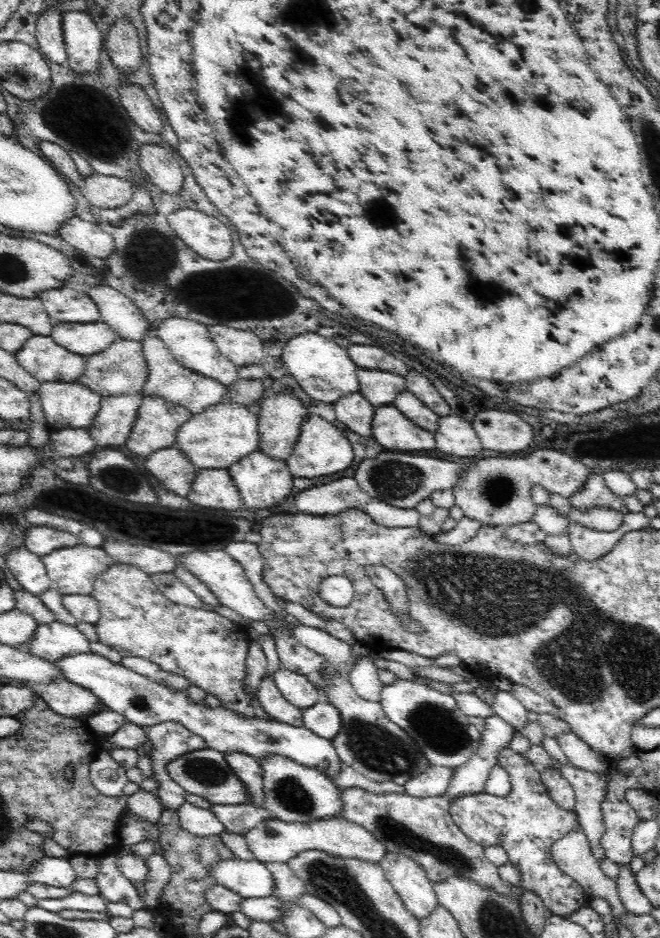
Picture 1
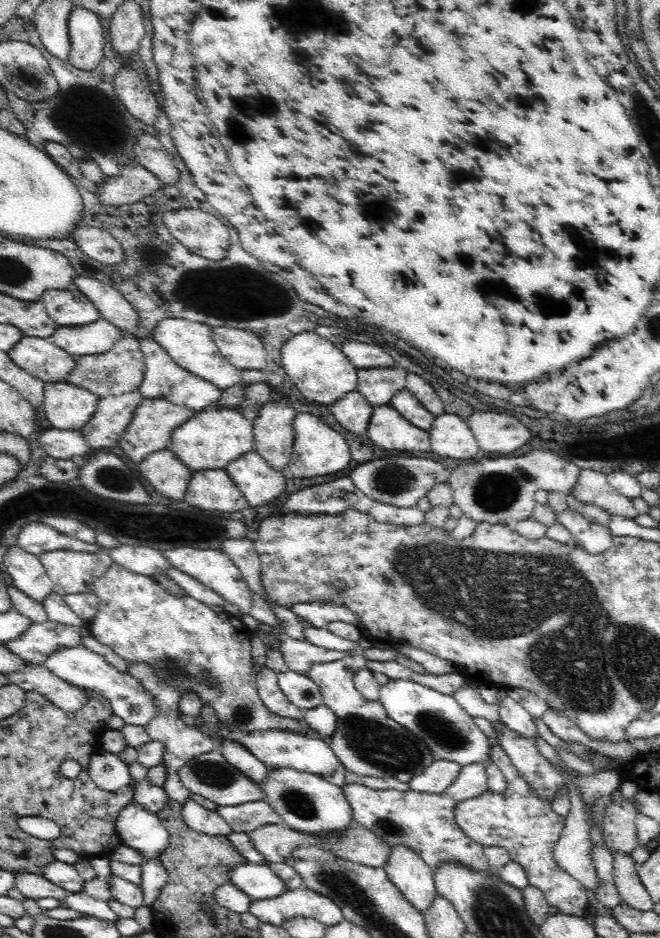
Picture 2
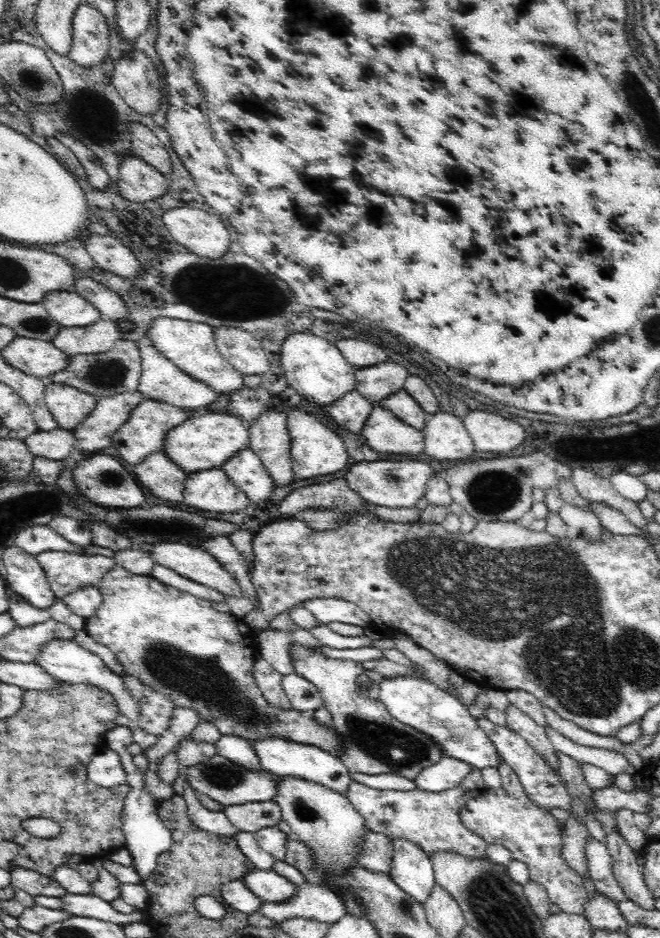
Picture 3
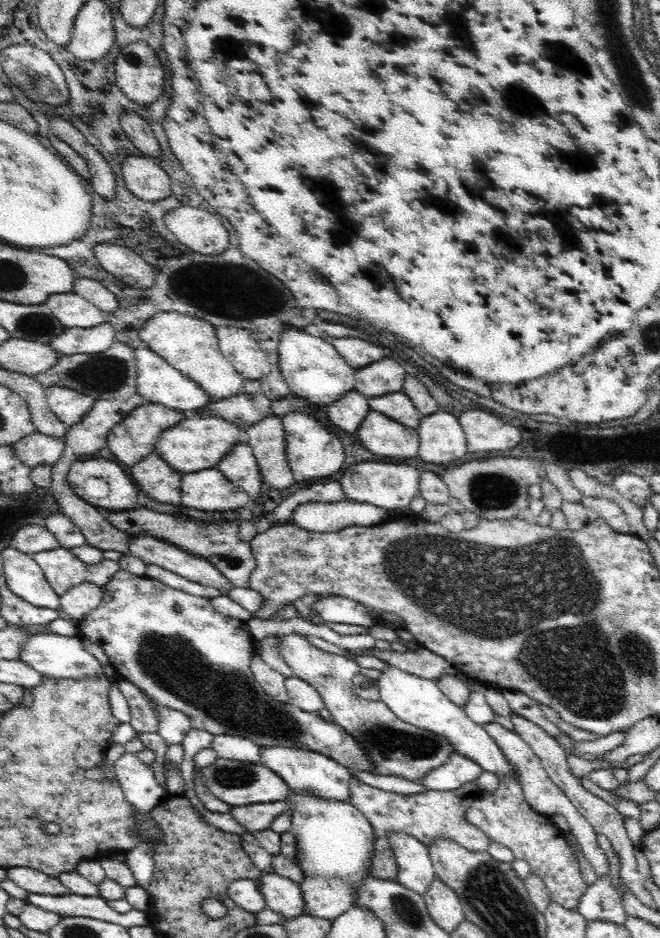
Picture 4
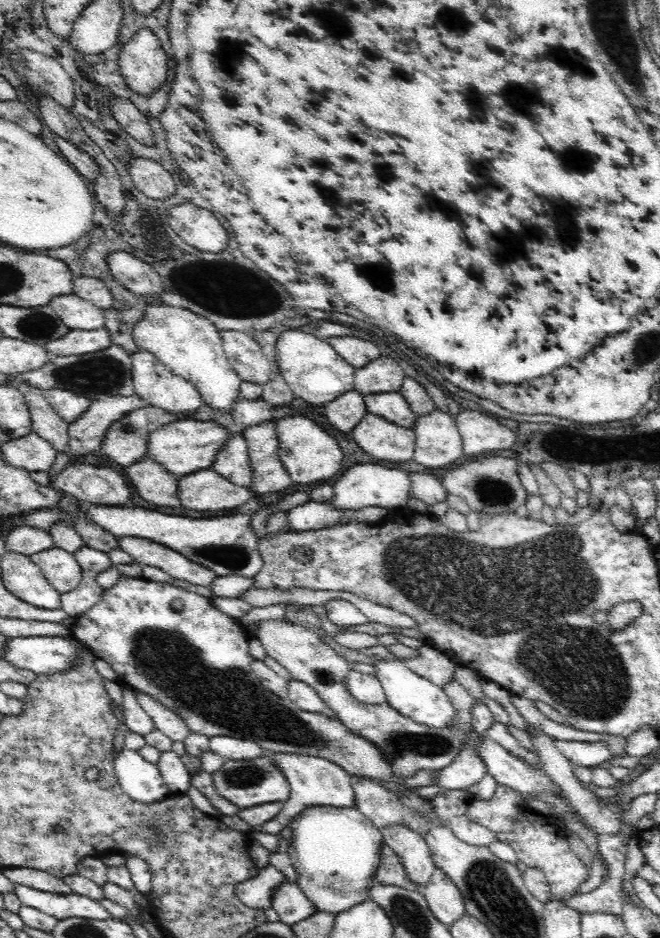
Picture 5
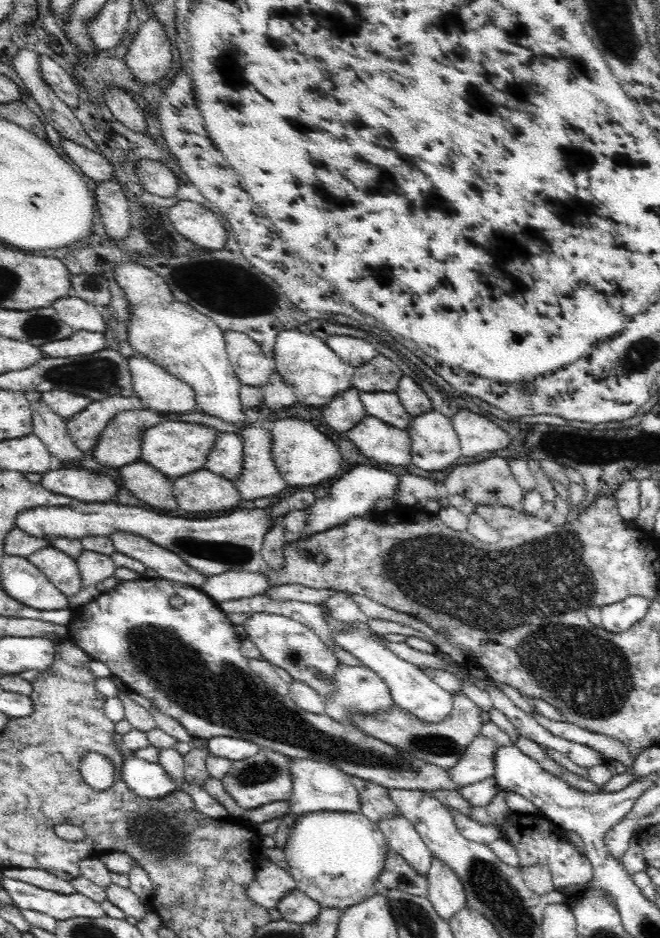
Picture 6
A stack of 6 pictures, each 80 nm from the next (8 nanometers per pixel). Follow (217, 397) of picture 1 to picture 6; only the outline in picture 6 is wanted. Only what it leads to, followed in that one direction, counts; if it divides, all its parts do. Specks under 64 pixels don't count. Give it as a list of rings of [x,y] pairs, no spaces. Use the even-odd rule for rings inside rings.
[[[135,353],[129,358],[129,371],[135,395],[140,397],[144,409],[156,410],[162,414],[164,412],[184,414],[198,410],[196,395],[192,387],[164,370],[164,367],[158,366],[151,358]]]

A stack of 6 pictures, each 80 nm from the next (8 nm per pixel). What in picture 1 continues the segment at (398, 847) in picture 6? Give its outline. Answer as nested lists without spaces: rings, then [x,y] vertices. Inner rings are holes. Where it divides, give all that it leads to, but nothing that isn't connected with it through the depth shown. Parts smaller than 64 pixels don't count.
[[[386,852],[378,865],[410,915],[422,920],[432,914],[438,906],[434,884],[416,861],[408,855]]]

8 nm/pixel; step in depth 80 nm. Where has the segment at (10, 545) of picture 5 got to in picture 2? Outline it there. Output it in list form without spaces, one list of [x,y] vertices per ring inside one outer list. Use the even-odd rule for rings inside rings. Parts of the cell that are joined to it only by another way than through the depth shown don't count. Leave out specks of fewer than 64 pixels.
[[[31,523],[23,527],[18,533],[16,544],[20,545],[30,554],[39,557],[42,553],[53,550],[100,550],[98,543],[88,544],[72,536],[61,534],[50,526],[41,523]]]

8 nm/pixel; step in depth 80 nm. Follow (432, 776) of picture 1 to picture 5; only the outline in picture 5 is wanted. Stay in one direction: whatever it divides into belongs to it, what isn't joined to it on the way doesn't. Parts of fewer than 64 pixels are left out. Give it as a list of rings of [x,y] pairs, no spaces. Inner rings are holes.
[[[466,745],[460,749],[448,766],[434,771],[432,785],[445,791],[469,788],[487,773],[486,769],[478,753]]]

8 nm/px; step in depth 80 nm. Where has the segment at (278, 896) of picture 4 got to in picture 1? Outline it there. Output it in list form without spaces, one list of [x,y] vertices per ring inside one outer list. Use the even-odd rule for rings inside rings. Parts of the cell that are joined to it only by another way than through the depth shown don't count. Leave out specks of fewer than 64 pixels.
[[[254,858],[218,860],[206,869],[208,875],[214,879],[214,884],[224,886],[243,899],[264,898],[270,896],[274,890],[272,873],[263,862]]]

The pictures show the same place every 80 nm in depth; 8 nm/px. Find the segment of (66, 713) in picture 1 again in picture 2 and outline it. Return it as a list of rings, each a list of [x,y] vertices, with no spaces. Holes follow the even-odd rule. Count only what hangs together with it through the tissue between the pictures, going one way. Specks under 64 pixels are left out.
[[[45,666],[28,667],[23,671],[7,674],[12,684],[26,692],[37,692],[64,713],[75,713],[87,705],[85,690],[66,682]]]

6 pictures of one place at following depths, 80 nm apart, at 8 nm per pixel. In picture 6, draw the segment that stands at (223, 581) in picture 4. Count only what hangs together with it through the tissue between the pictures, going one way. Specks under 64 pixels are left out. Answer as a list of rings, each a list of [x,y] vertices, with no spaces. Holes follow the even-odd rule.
[[[116,534],[110,538],[115,550],[140,561],[145,568],[155,570],[166,580],[181,582],[198,591],[201,591],[207,581],[207,574],[194,570],[181,556],[148,541],[148,538],[134,534]]]

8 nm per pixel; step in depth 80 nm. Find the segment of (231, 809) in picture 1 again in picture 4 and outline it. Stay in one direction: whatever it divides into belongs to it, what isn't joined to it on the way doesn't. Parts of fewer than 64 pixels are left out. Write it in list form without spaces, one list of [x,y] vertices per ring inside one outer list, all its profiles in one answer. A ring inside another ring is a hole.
[[[276,801],[234,806],[230,808],[228,813],[238,824],[246,829],[246,835],[251,835],[253,832],[271,828],[272,822],[285,810],[284,801]]]

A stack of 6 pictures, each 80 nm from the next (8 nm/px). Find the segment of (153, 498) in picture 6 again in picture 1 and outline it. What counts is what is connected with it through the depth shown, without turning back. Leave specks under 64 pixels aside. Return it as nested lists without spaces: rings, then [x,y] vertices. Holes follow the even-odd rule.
[[[178,447],[164,448],[147,457],[148,460],[144,464],[146,471],[150,472],[154,479],[160,480],[166,490],[178,496],[190,493],[198,470]]]

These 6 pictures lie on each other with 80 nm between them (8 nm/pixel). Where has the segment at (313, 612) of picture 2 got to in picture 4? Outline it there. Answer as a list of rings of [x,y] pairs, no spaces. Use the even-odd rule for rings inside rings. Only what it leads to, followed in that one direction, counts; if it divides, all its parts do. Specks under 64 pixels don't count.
[[[320,597],[310,608],[324,622],[356,624],[356,626],[365,626],[366,628],[377,623],[366,608],[343,597]]]

